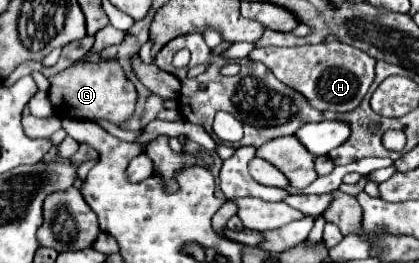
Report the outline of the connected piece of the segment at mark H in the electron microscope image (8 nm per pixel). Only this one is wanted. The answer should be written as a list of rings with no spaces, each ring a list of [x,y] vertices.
[[[340,41],[302,47],[258,47],[250,53],[250,59],[264,63],[282,83],[306,95],[312,107],[336,113],[346,113],[360,105],[374,81],[376,65],[376,59],[372,59],[368,53]]]

